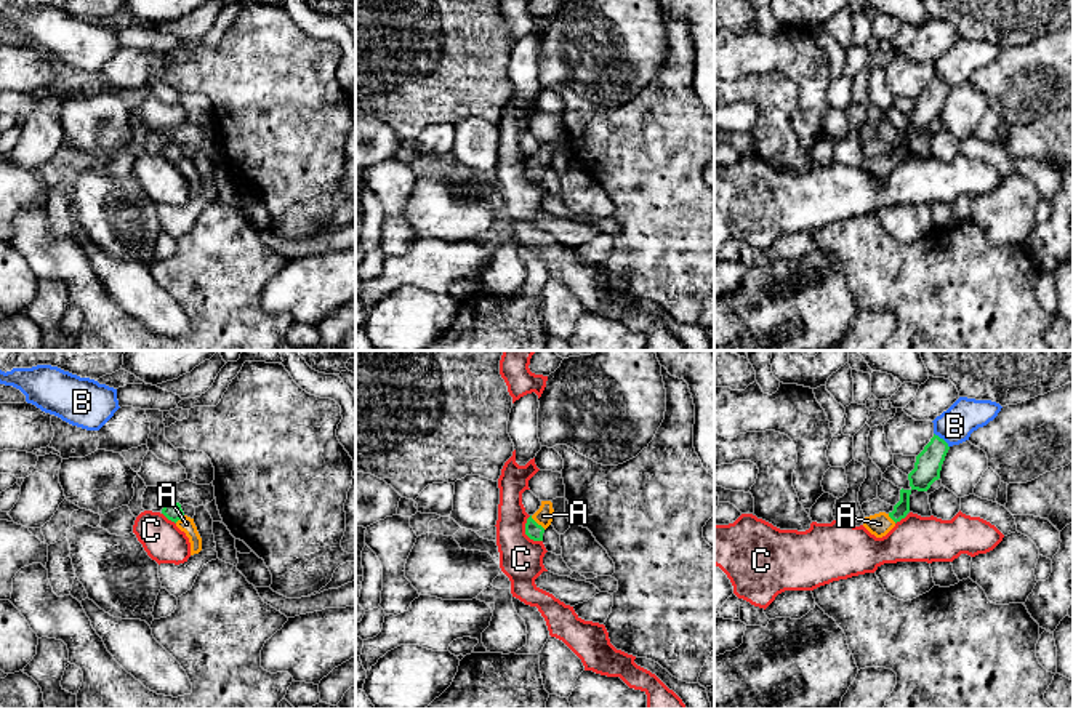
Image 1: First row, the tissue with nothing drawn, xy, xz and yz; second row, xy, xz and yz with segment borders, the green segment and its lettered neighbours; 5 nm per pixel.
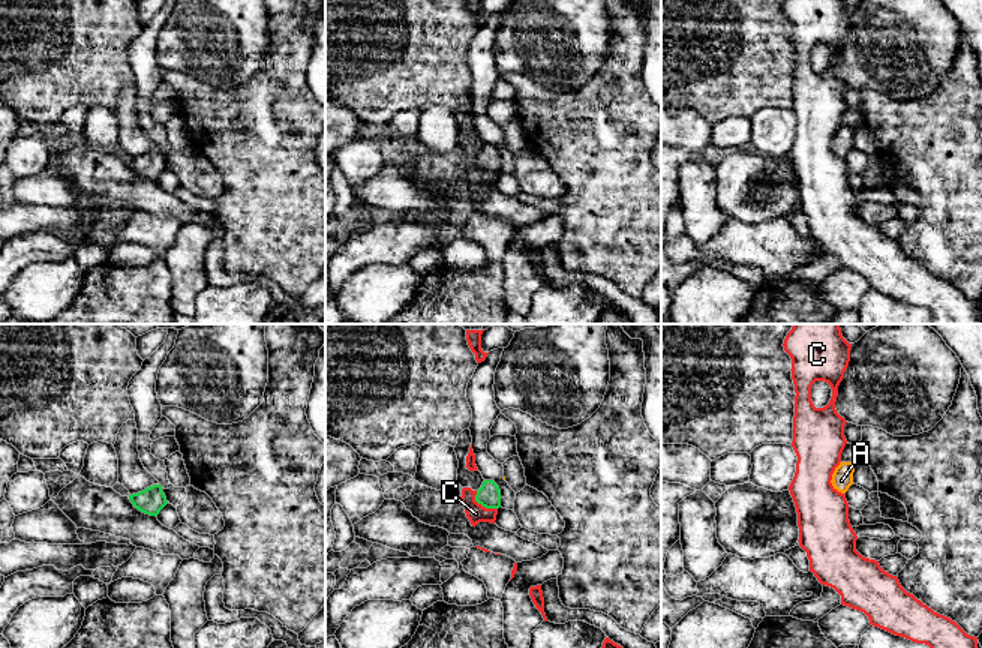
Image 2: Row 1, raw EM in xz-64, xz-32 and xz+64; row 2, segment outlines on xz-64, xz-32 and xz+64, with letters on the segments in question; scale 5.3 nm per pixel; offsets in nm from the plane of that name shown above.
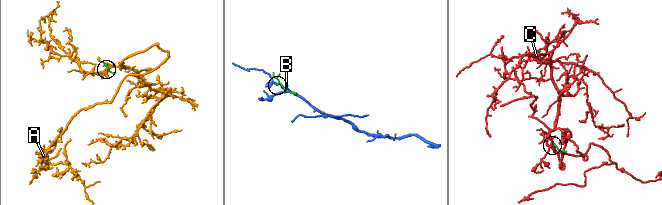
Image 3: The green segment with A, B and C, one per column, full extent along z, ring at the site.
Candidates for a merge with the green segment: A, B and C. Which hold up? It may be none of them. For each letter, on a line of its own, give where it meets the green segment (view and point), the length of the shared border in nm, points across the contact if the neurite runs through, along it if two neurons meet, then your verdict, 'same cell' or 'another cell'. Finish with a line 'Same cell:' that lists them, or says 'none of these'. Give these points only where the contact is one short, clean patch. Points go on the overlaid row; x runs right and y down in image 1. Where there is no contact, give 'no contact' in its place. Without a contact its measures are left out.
A: xz (537, 524) | 100 nm | across xz (535, 532), (537, 524), (543, 516) | same cell
B: yz (942, 439) | 110 nm | another cell
C: xz (526, 533) | 150 nm | along xz (529, 516), (526, 533), (542, 541) | another cell
Same cell: A

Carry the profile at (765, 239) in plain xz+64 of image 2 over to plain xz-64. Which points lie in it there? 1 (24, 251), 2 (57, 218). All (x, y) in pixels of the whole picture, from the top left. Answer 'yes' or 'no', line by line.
1: yes
2: no

